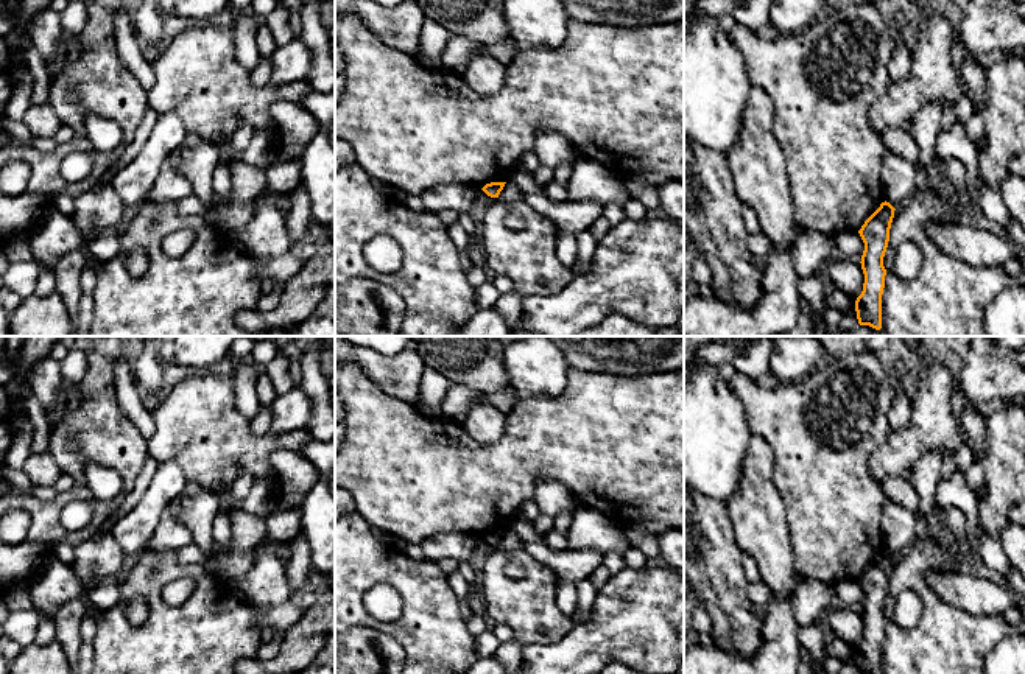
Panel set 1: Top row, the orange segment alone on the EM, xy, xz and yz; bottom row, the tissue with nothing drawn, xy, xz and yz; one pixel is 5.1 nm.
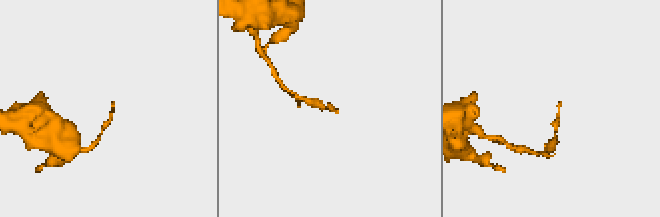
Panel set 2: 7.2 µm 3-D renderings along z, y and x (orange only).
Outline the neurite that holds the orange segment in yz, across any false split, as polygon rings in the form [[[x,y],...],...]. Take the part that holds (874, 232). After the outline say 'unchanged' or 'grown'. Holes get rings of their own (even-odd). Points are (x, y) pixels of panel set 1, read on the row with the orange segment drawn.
[[[882,202],[858,230],[865,243],[860,262],[865,283],[861,294],[855,300],[855,311],[860,325],[869,325],[875,330],[882,328],[882,294],[886,276],[883,257],[889,241],[894,210],[889,202]]] | unchanged

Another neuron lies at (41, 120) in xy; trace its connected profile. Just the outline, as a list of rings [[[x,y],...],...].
[[[47,100],[37,106],[30,106],[23,117],[23,123],[33,137],[51,137],[58,131],[61,120]]]

